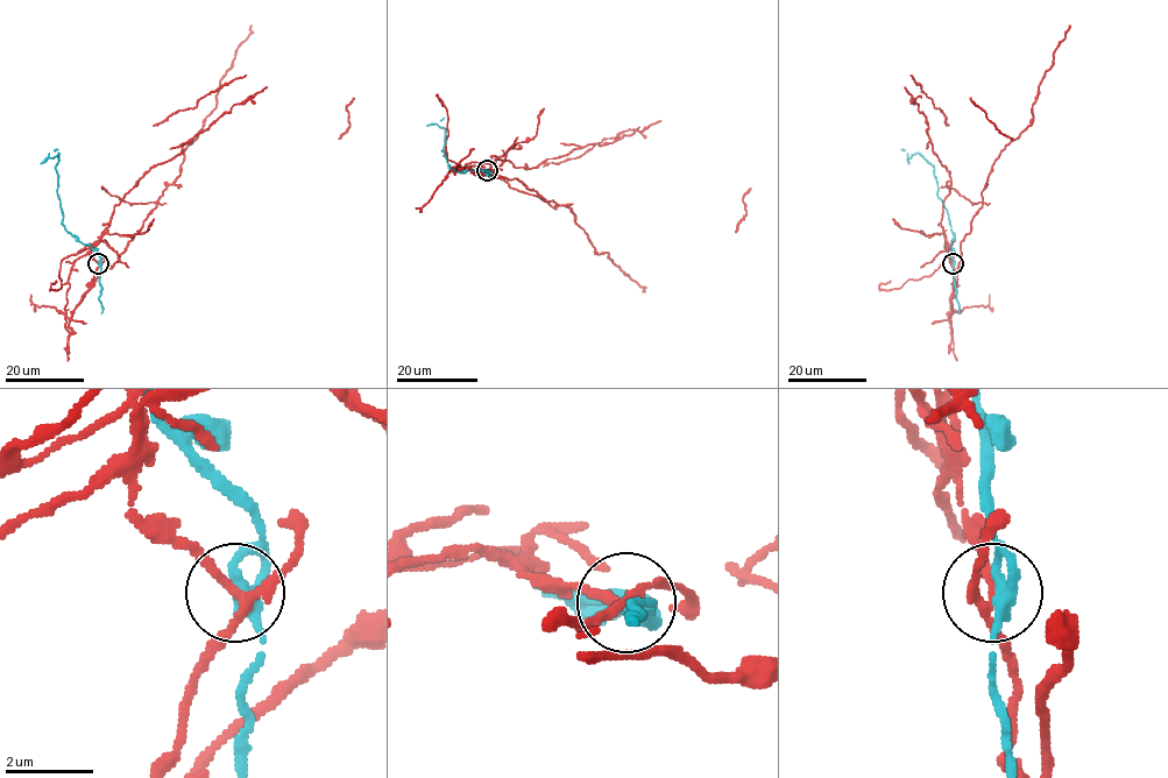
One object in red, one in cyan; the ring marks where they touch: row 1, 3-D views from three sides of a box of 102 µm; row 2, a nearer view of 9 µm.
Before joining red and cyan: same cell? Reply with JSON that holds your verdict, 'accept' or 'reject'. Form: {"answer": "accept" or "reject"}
{"answer": "reject"}

